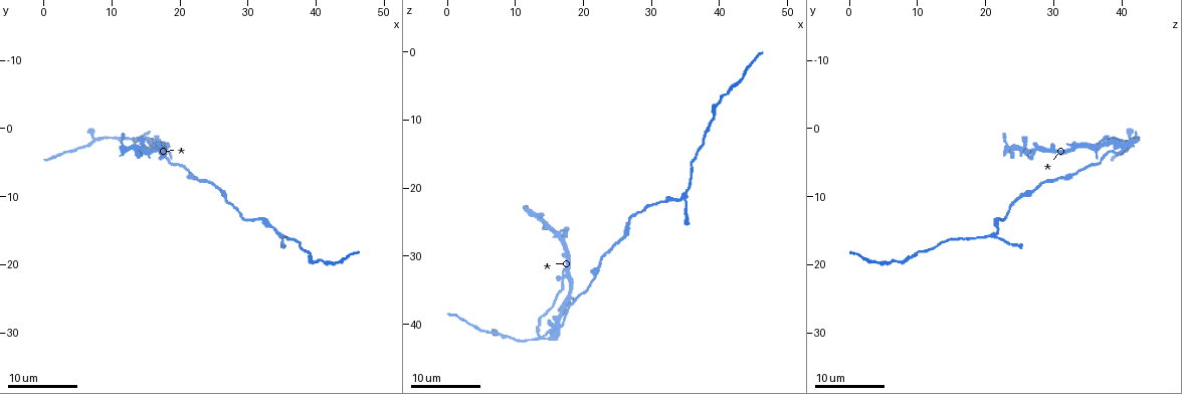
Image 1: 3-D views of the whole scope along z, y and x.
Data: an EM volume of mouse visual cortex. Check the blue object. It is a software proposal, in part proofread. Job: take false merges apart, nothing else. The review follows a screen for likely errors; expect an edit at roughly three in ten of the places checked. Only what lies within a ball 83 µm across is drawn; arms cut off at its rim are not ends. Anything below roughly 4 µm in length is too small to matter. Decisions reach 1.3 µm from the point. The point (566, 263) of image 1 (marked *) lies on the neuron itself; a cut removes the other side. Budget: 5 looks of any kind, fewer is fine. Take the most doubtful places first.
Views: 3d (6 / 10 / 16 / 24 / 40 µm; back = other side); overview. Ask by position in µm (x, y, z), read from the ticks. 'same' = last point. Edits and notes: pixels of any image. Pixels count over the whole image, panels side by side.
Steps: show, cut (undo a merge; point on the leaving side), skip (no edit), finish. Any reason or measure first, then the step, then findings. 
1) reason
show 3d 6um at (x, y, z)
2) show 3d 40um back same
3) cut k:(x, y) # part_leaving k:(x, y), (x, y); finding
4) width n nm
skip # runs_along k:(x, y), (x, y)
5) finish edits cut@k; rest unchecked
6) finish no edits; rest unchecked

looks like a crossing
show 3d 16um at (17.0, 3.0, 40.0)

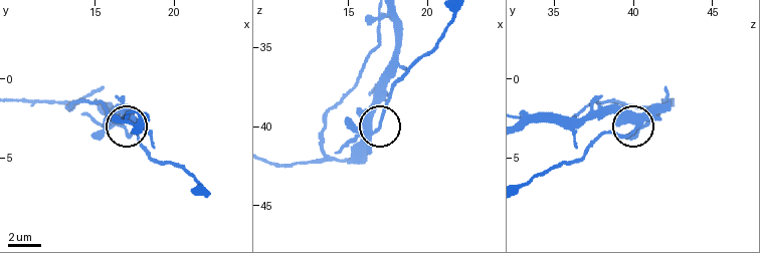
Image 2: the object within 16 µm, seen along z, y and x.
arms 4
cut 2:(91, 120) # part_leaving 2:(640, 128), (605, 133), (577, 159), (525, 183); a second neuron is stuck on

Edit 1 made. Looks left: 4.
thin arm on a thick one
show 3d 16um at (17.0, 3.0, 33.0)

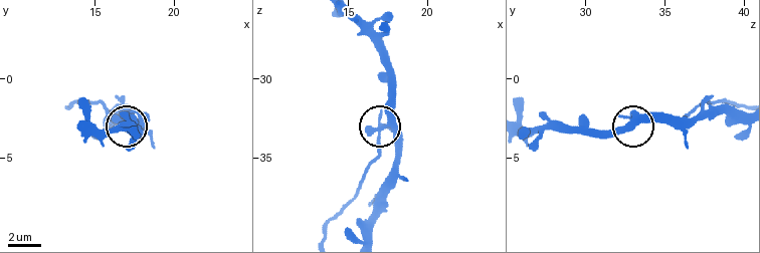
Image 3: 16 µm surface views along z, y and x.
from behind
show 3d 16um back same

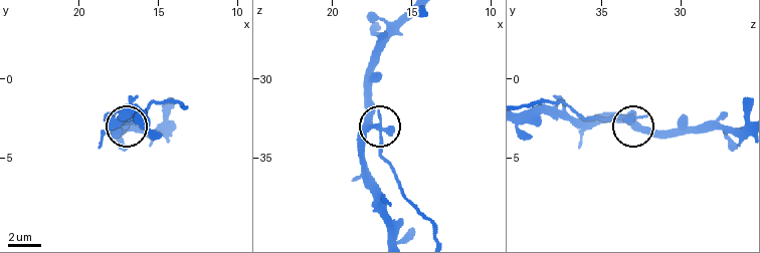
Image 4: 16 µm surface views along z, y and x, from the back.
width 320 nm
cut 4:(380, 152) # part_leaving 4:(379, 130), (380, 153), (403, 193), (430, 222), (433, 234); a second neuron is stuck on

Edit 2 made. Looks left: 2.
finish edits cut@2, cut@4; rest unchecked

